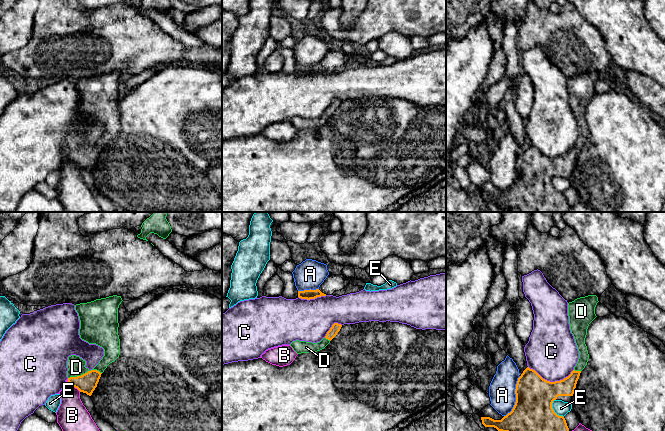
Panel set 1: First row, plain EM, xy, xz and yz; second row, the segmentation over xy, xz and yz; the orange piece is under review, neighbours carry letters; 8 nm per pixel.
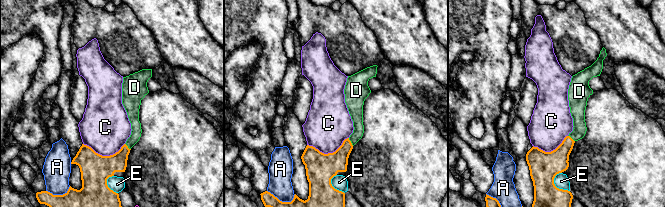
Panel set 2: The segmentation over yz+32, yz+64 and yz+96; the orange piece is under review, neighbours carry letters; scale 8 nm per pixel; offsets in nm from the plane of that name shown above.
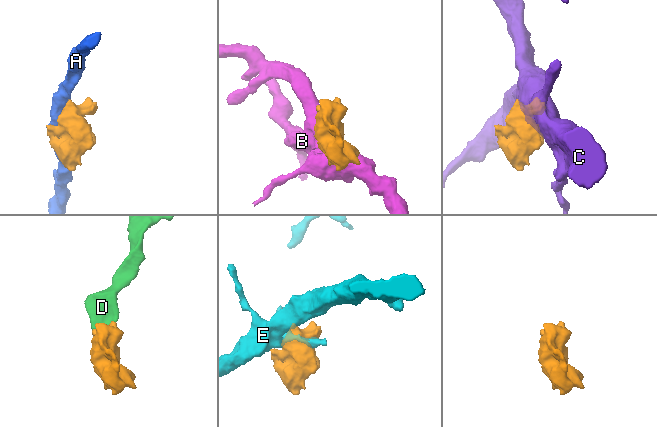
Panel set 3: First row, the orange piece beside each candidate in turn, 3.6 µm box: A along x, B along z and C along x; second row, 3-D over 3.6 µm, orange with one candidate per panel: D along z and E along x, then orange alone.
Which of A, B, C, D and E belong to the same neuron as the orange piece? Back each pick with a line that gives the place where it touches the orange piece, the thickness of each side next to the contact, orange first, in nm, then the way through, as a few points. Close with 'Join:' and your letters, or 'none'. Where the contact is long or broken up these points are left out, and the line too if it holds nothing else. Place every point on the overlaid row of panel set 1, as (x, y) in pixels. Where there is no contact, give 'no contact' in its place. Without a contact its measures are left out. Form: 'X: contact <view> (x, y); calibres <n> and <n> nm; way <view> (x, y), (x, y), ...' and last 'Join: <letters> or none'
D: contact xy (85, 373); calibres 160 and 140 nm; way xy (86, 383), (85, 373), (76, 367)
Join: D

